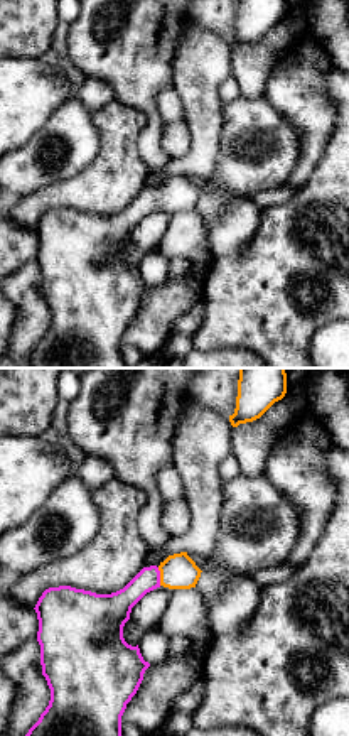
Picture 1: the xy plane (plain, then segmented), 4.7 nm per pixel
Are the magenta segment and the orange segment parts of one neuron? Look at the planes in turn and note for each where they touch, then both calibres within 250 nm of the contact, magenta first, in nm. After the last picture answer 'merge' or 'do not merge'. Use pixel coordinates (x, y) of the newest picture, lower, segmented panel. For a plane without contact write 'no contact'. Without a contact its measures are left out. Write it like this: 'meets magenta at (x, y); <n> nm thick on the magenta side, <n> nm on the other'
meets magenta at (159, 576); 140 nm thick on the magenta side, 170 nm on the other

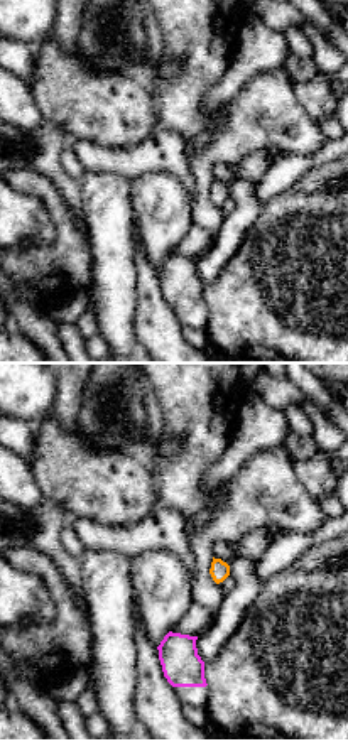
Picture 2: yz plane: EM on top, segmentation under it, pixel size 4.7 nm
no contact

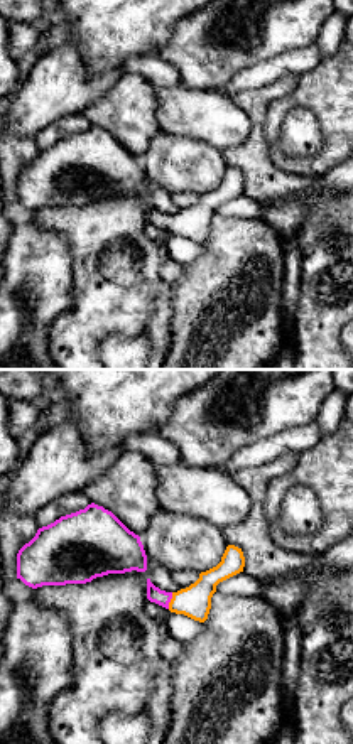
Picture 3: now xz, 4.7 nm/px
meets magenta at (169, 601); 80 nm thick on the magenta side, 160 nm on the other

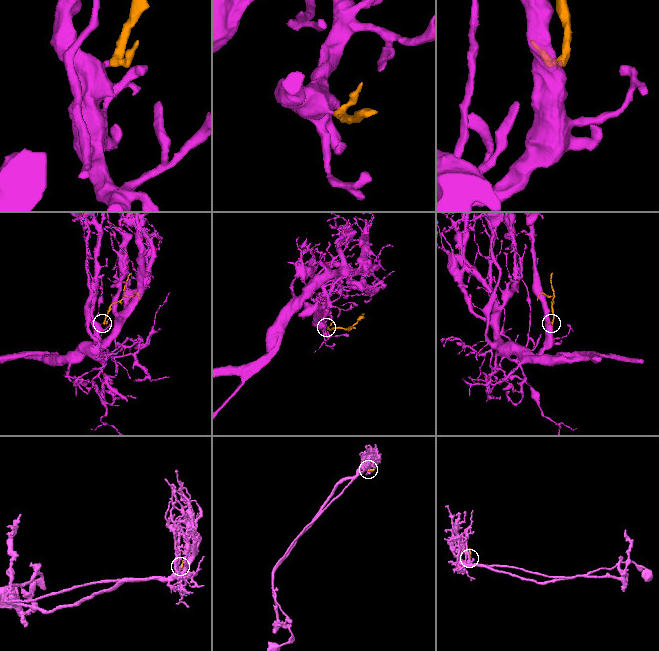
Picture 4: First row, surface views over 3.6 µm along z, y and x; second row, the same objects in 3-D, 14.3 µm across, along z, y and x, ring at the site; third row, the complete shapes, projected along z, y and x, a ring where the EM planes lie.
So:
merge

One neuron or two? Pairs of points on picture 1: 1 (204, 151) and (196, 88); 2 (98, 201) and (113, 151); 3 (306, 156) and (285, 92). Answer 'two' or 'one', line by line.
1: one
2: one
3: one

